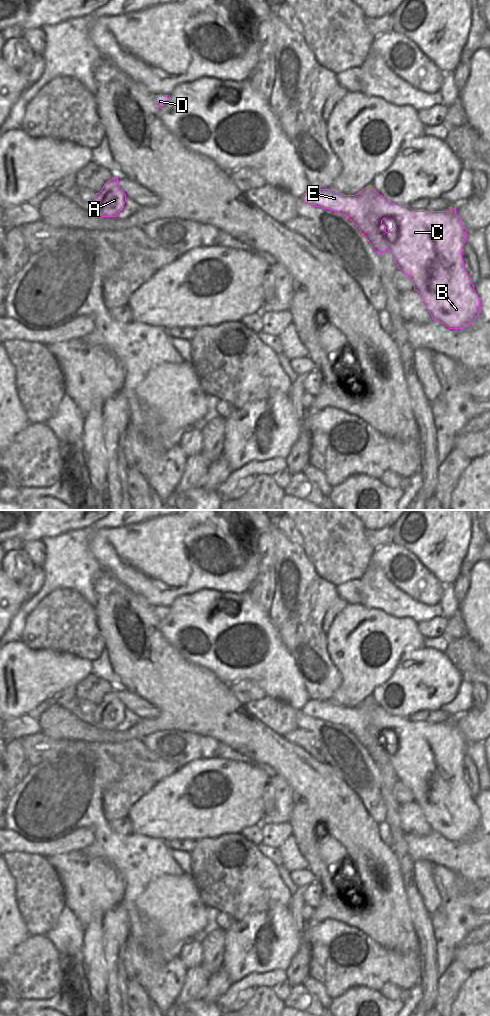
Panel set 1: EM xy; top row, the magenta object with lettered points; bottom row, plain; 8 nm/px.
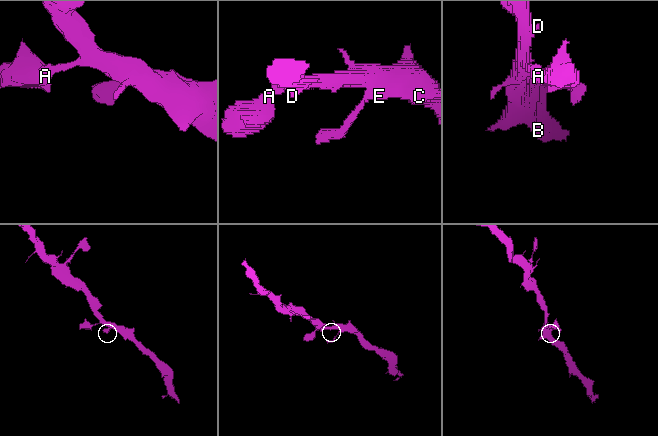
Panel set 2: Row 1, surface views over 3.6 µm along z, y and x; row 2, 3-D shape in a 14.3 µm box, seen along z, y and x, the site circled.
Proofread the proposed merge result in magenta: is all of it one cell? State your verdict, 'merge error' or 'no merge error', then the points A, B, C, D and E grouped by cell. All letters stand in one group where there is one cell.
no merge error | A B C D E

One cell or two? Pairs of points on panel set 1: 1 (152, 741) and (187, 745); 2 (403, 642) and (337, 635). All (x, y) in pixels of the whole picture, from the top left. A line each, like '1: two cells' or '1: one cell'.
1: one cell
2: one cell

